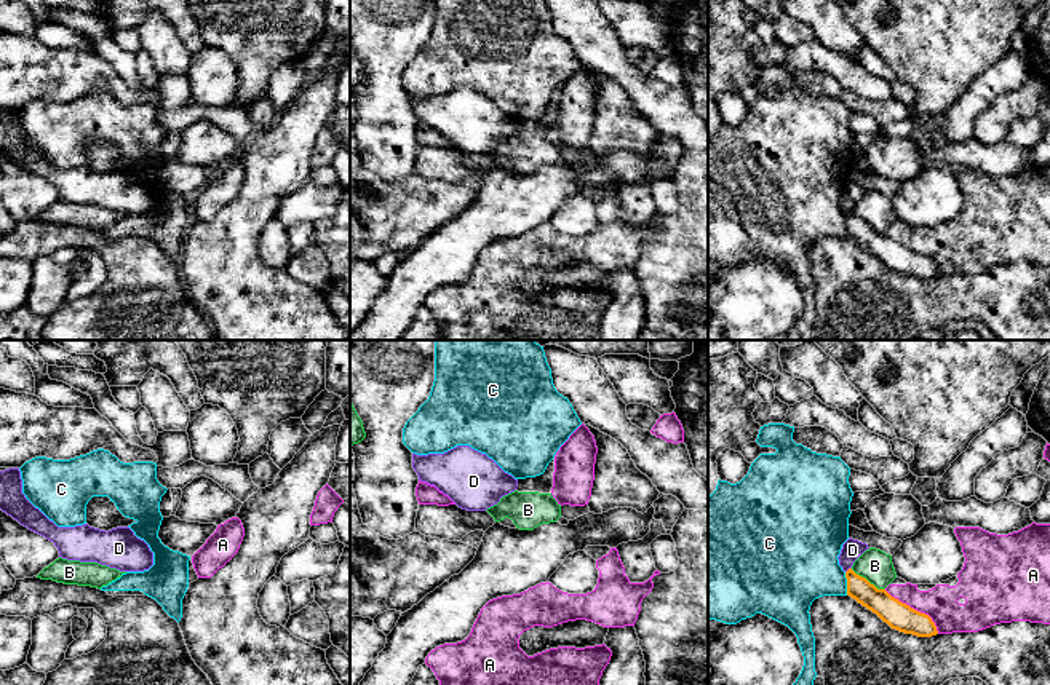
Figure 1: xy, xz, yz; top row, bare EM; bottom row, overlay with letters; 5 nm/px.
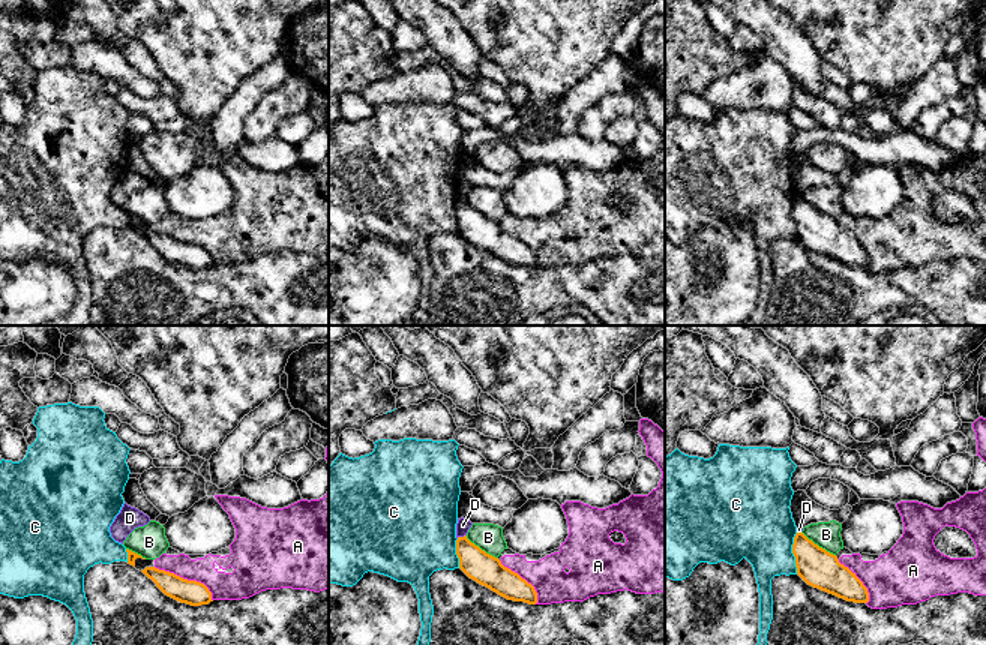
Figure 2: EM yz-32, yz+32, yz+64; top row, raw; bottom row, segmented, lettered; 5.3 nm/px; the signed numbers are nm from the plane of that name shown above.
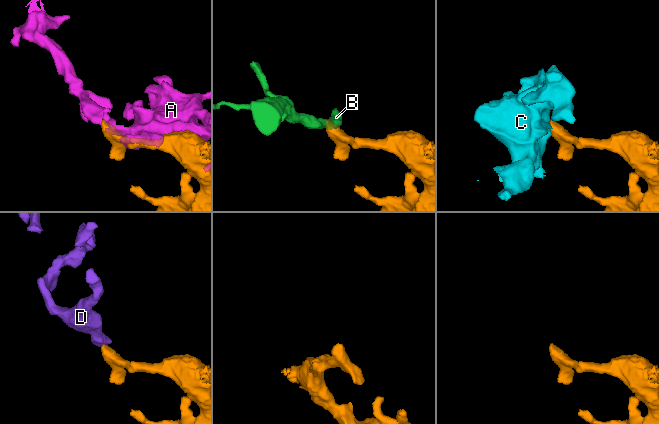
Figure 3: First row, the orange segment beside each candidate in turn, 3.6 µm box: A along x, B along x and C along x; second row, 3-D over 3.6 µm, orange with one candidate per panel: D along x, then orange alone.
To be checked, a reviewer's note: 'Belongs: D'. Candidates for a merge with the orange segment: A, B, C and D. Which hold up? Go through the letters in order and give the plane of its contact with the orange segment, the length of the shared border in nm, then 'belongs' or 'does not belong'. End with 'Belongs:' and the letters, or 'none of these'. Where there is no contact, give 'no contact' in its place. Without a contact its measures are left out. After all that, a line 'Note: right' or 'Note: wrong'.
A: contact in yz; length 360 nm; does not belong
B: contact in yz; length 200 nm; does not belong
C: contact in yz; length 120 nm; does not belong
D: contact in yz; length 40 nm; does not belong
Belongs: none of these
Note: wrong

